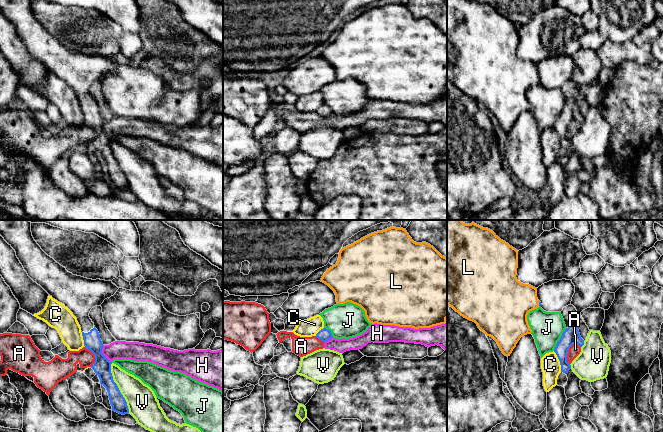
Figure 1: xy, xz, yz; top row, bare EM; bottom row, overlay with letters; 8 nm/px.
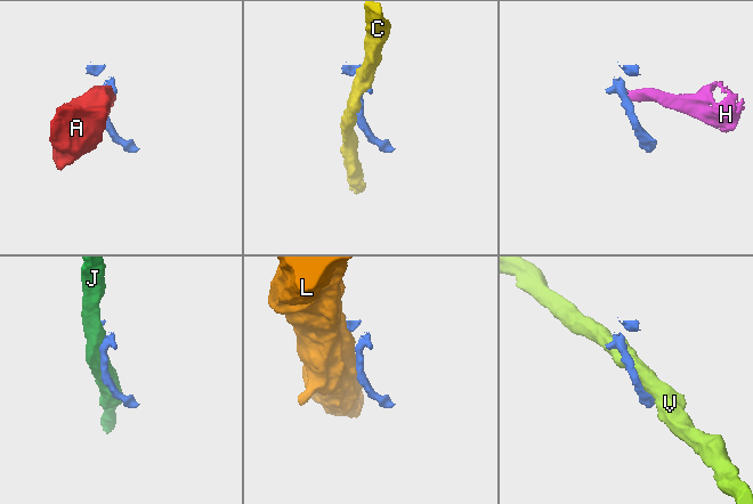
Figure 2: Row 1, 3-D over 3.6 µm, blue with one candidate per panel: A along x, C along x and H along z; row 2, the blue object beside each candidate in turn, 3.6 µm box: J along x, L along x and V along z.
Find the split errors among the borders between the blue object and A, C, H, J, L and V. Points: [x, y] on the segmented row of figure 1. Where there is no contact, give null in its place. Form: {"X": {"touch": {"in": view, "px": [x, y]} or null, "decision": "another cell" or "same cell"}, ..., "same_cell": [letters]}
{"A": {"touch": {"in": "yz", "px": [567, 352]}, "decision": "another cell"}, "C": {"touch": {"in": "yz", "px": [559, 360]}, "decision": "another cell"}, "H": {"touch": {"in": "xy", "px": [102, 354]}, "decision": "another cell"}, "J": {"touch": {"in": "yz", "px": [560, 339]}, "decision": "another cell"}, "L": {"touch": {"in": "yz", "px": [539, 303]}, "decision": "another cell"}, "V": {"touch": {"in": "xy", "px": [118, 388]}, "decision": "another cell"}, "same_cell": []}

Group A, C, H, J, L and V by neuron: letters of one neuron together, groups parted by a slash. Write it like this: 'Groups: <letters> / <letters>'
Groups: A H / C / J / L / V

